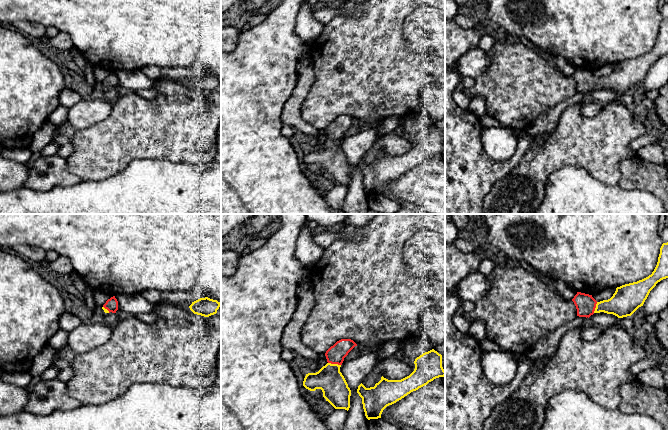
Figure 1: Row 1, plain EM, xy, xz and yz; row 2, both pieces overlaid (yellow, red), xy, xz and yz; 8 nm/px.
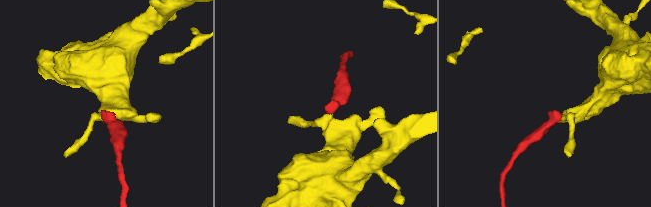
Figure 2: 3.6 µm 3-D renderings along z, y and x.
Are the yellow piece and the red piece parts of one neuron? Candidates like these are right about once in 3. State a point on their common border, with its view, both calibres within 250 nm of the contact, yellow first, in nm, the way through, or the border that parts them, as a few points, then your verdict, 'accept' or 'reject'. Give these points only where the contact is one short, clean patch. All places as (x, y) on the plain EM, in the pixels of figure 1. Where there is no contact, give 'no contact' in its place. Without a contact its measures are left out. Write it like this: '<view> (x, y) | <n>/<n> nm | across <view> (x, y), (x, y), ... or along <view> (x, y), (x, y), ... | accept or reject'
xz (334, 140) | 220/150 nm | across xz (329, 155), (334, 140), (335, 130) | accept

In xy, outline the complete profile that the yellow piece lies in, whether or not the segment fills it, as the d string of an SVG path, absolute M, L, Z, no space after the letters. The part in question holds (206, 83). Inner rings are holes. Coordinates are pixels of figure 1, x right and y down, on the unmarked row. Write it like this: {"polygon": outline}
{"polygon": "M208 73L200 74L189 82L190 86L197 91L209 93L217 89L221 79Z"}

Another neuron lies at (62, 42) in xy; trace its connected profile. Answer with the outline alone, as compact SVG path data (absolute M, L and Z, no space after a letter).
M60 31L56 36L50 38L49 43L50 46L59 52L59 54L66 54L74 47L70 36L62 31Z

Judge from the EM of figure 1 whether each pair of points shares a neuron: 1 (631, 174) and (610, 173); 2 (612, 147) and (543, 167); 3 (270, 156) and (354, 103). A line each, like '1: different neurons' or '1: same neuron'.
1: different neurons
2: same neuron
3: different neurons

